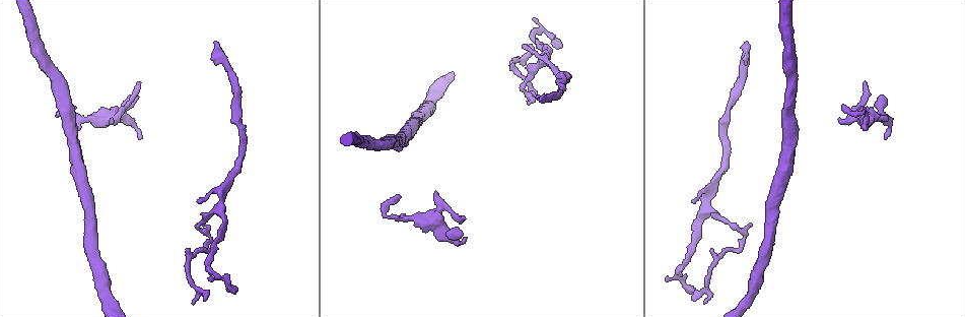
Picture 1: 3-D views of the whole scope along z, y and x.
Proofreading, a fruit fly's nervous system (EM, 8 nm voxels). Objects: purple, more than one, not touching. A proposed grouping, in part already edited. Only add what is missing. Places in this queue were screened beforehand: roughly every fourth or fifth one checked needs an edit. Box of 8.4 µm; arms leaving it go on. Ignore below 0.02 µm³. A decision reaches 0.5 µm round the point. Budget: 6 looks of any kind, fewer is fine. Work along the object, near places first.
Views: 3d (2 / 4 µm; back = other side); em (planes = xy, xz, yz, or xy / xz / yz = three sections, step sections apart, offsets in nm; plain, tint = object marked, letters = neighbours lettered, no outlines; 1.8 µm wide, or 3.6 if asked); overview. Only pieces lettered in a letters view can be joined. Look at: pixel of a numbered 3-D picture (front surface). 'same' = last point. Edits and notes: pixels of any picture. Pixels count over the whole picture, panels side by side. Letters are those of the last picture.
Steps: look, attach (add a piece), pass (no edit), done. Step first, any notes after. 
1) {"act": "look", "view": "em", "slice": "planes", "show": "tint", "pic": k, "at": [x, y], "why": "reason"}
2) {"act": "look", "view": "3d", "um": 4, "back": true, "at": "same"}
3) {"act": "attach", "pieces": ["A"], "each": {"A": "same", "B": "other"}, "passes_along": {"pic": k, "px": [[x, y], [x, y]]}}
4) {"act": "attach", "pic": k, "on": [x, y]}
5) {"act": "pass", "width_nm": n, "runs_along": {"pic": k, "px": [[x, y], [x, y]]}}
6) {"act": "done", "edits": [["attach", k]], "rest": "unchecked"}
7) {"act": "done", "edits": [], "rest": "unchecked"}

{"act": "look", "view": "3d", "um": 4, "back": true, "pic": 1, "at": [216, 43]}

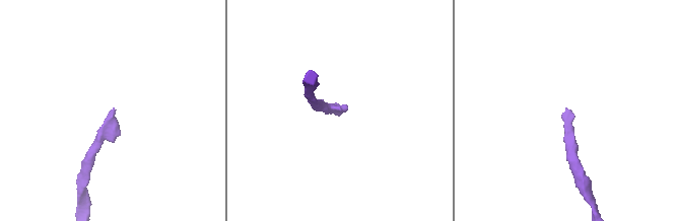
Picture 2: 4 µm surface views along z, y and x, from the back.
{"act": "look", "view": "em", "slice": "planes", "show": "letters", "pic": 2, "at": [112, 110]}

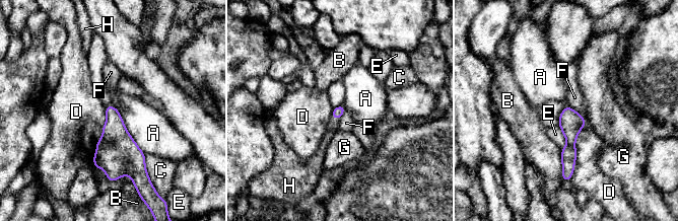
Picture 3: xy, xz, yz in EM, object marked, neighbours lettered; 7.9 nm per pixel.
{"act": "attach", "pic": 3, "on": [333, 126], "each": {"A": "other", "B": "other", "C": "other", "D": "other", "E": "other", "F": "other", "G": "other", "H": "same"}, "found": "it goes on there"}

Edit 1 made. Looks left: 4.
{"act": "look", "view": "overview", "why": "see it whole again"}

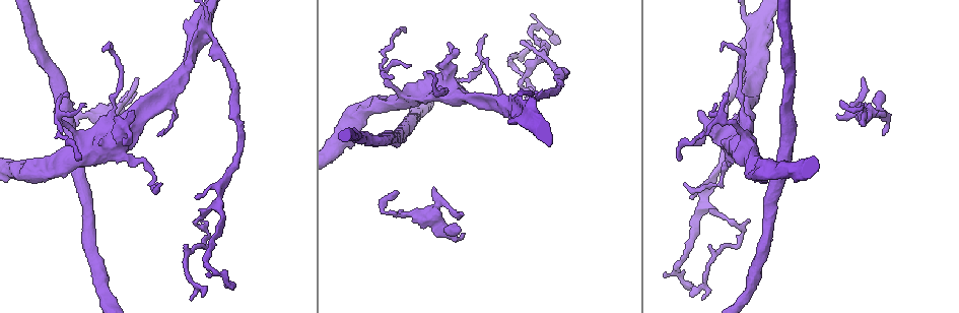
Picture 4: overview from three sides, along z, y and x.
{"act": "look", "view": "em", "slice": "planes", "show": "tint", "pic": 4, "at": [740, 236], "why": "abrupt turn"}

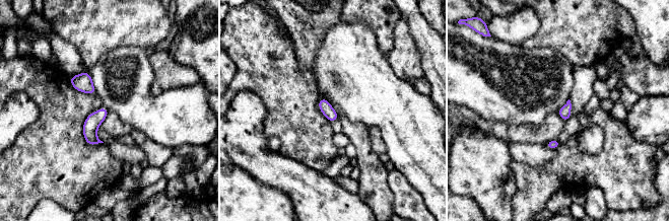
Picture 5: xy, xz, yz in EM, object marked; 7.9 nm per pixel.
{"act": "look", "view": "em", "slice": "planes", "show": "letters", "at": "same"}

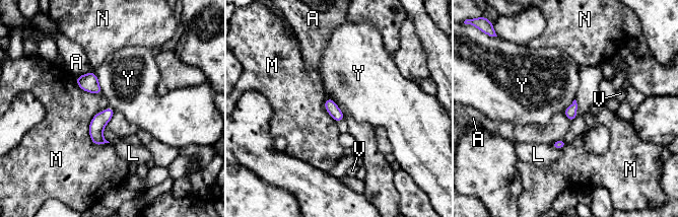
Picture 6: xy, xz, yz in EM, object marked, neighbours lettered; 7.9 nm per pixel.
{"act": "pass", "width_nm": 90, "each": {"A": "other", "L": "other", "M": "other", "N": "other", "V": "other", "Y": "other"}, "found": "none of them fits"}

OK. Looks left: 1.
{"act": "done", "edits": [["attach", 3]], "rest": "unchecked"}

